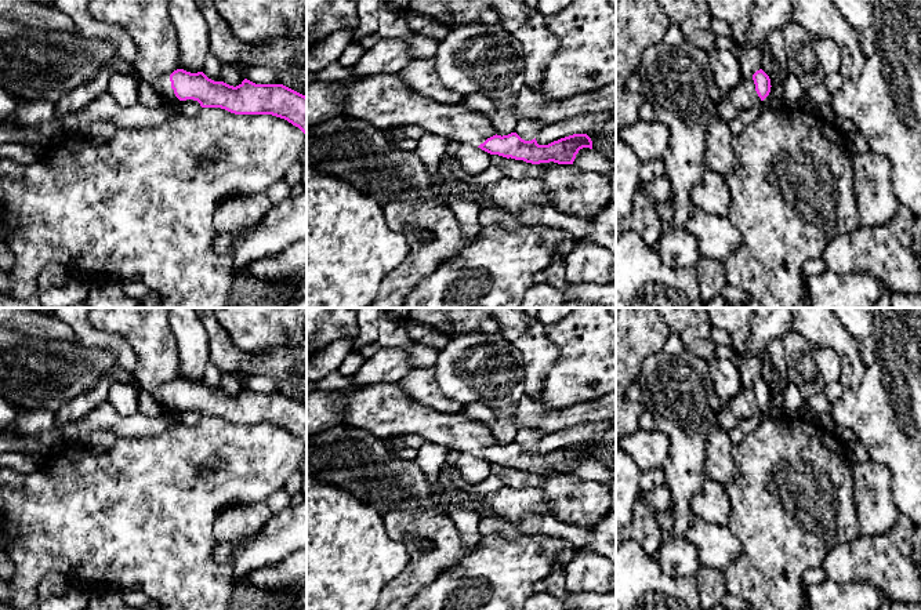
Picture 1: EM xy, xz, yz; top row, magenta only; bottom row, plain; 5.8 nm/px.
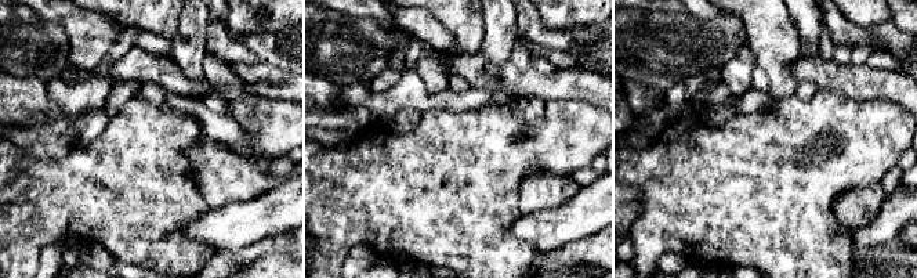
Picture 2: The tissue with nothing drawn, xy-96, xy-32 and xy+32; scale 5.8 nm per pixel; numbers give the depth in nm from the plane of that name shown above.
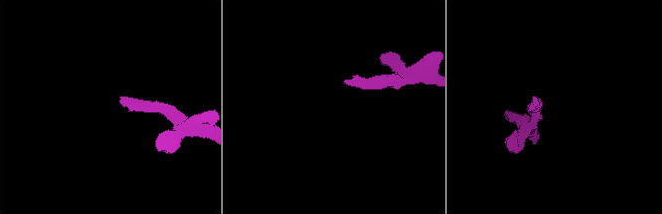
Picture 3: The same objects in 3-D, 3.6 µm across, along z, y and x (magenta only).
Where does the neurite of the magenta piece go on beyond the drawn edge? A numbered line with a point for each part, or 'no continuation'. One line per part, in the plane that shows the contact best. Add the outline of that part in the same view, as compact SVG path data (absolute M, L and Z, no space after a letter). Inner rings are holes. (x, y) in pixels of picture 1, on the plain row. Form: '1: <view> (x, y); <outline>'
1: xy (165, 394); M164 385L159 389L159 399L162 403L166 404L166 407L170 407L170 409L175 409L177 411L181 411L175 403L174 403L174 399L171 397L171 391L170 391L170 386L168 385Z

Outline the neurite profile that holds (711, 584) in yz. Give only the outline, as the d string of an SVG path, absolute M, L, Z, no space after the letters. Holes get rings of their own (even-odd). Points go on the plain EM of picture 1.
M700 566L695 578L697 581L699 606L703 610L711 610L721 604L729 593L722 570Z

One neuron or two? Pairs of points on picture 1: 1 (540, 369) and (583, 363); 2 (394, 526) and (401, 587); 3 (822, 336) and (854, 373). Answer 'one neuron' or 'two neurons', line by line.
1: two neurons
2: one neuron
3: one neuron

